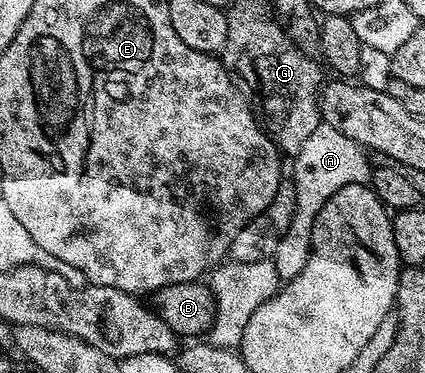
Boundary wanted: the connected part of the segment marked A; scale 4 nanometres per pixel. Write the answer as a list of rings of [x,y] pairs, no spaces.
[[[322,122],[321,126],[303,141],[299,153],[292,160],[293,176],[291,182],[297,200],[291,217],[291,225],[287,233],[279,241],[279,249],[275,249],[272,261],[278,270],[281,281],[294,279],[299,273],[303,273],[303,265],[307,265],[309,250],[313,247],[313,226],[323,209],[323,205],[339,189],[343,189],[352,183],[368,184],[371,179],[370,156],[357,144],[351,141],[351,137],[343,137],[339,129]]]

